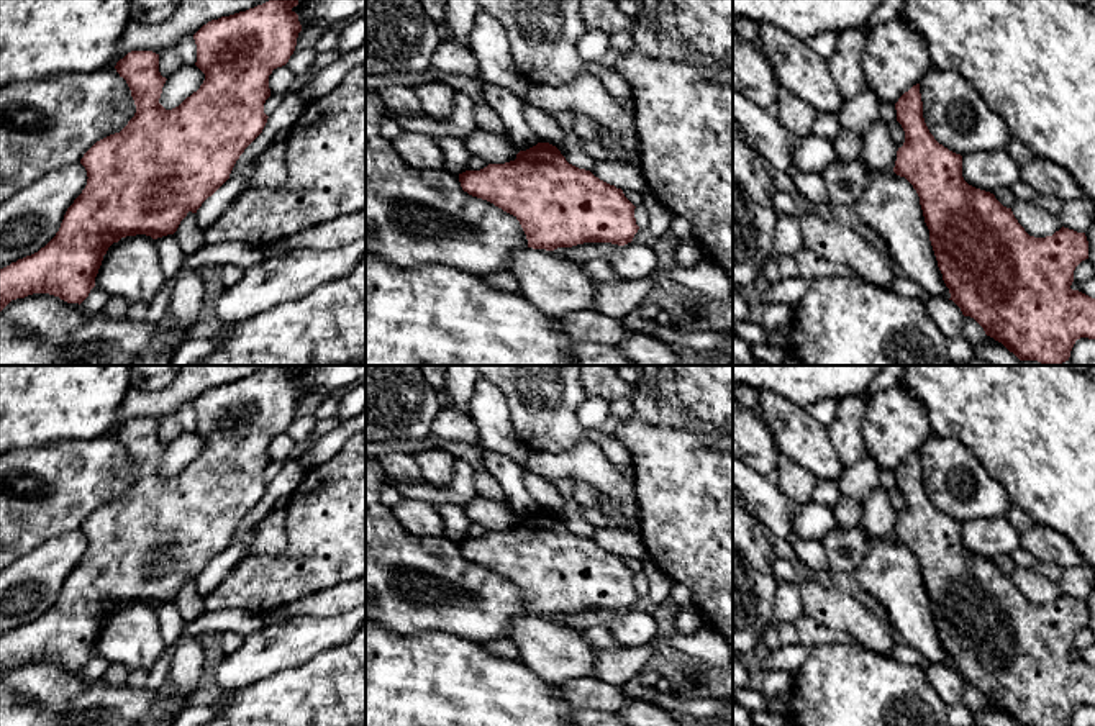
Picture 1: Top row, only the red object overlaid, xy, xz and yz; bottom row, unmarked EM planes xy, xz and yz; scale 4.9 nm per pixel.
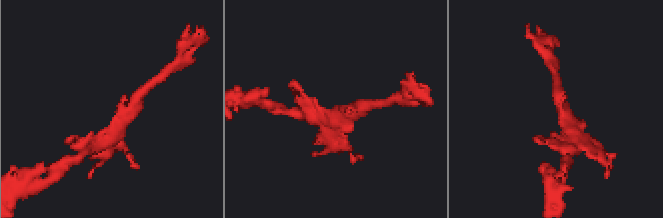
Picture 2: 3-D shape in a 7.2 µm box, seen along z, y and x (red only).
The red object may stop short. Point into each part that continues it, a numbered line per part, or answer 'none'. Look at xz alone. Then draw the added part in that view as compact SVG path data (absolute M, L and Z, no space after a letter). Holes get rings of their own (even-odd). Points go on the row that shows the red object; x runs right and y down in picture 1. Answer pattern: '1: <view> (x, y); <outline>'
none

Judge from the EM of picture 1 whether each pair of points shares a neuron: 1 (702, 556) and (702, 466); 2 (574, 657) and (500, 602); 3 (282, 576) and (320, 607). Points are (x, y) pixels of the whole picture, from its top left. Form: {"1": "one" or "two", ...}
{"1": "one", "2": "two", "3": "two"}

